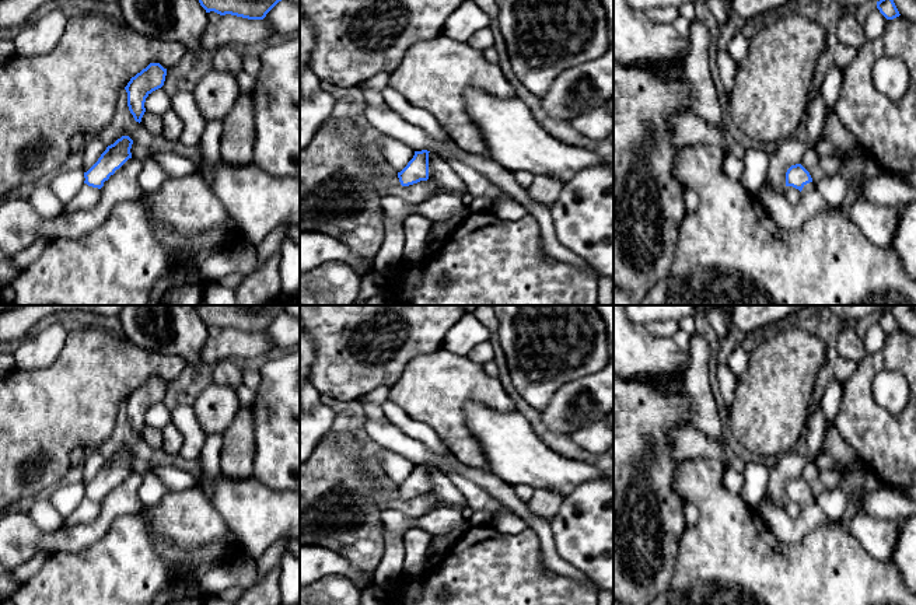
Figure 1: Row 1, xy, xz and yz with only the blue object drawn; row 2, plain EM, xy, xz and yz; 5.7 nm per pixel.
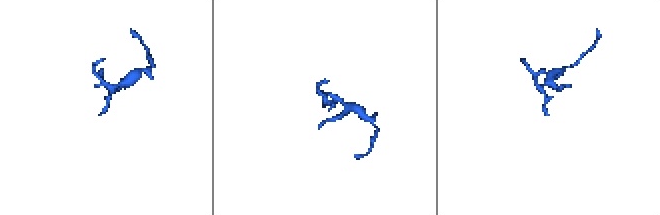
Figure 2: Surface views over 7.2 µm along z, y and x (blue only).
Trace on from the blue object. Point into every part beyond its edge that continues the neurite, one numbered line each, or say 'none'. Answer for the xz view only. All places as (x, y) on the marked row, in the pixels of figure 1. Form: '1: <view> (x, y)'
1: xz (440, 171)

